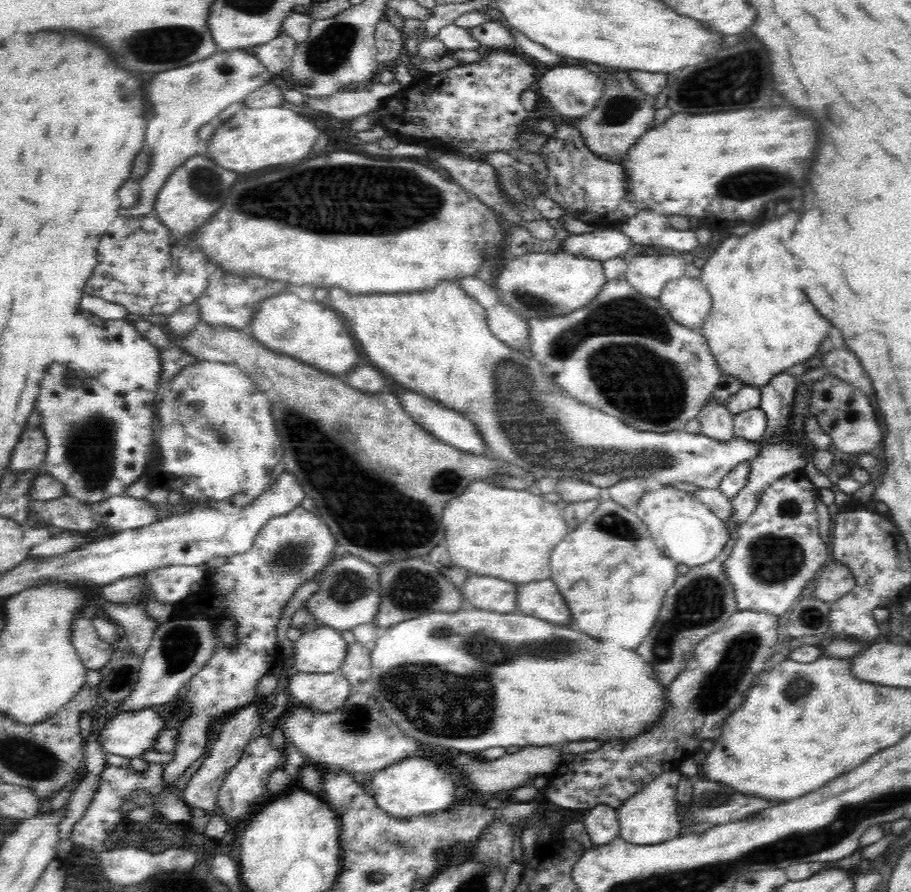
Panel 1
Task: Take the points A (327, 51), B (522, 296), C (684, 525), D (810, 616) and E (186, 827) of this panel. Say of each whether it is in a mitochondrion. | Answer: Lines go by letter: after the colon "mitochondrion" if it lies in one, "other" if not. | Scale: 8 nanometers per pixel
A: mitochondrion
B: mitochondrion
C: other
D: mitochondrion
E: other

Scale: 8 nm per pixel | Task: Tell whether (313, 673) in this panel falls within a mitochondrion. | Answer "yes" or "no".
no

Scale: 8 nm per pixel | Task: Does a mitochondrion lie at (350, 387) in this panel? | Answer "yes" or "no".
no

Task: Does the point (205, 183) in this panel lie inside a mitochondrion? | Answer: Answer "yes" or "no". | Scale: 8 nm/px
yes

